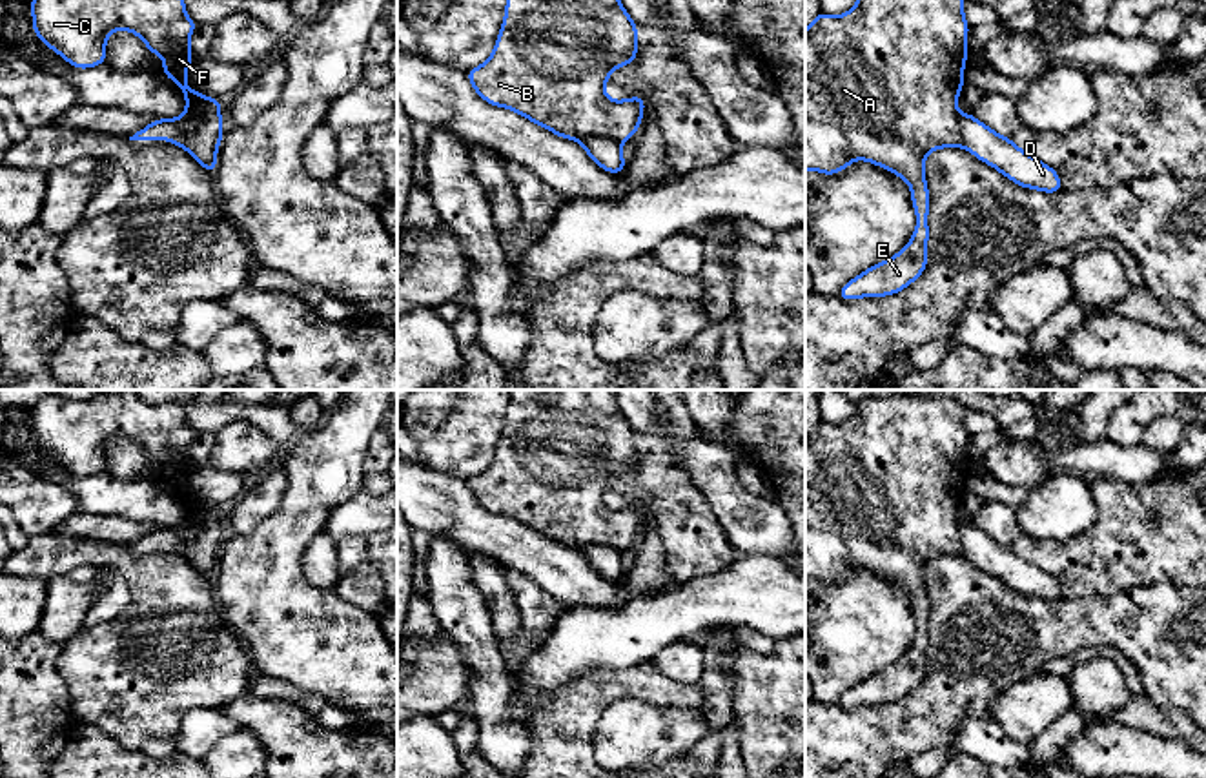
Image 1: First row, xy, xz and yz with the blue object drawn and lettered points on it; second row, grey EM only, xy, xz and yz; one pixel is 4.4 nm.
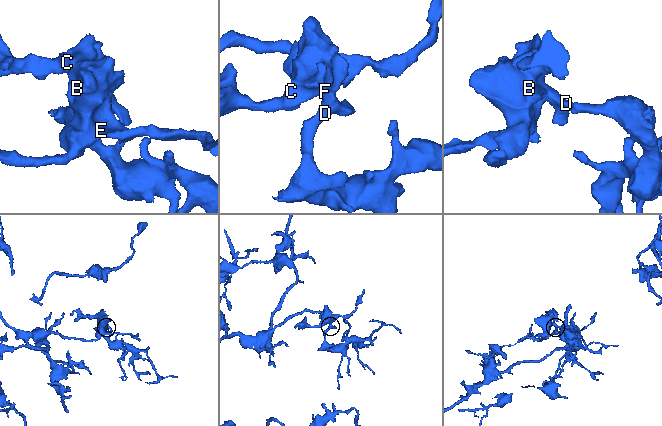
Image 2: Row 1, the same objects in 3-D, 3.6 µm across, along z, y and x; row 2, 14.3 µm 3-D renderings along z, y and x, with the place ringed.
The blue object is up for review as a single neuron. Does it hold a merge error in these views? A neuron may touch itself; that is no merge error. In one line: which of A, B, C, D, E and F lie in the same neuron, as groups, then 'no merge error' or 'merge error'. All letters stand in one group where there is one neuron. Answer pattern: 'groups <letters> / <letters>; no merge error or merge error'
groups A B C E F / D; merge error

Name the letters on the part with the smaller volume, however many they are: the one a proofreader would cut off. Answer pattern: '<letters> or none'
D

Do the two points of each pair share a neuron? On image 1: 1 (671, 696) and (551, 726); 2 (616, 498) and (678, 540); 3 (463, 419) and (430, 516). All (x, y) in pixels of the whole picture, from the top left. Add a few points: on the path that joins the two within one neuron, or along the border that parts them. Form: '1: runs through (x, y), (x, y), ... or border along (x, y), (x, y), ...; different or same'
1: runs through (642, 685), (603, 685), (580, 706); same
2: runs through (638, 491), (653, 491), (676, 518); same
3: border along (429, 467), (465, 481); different

